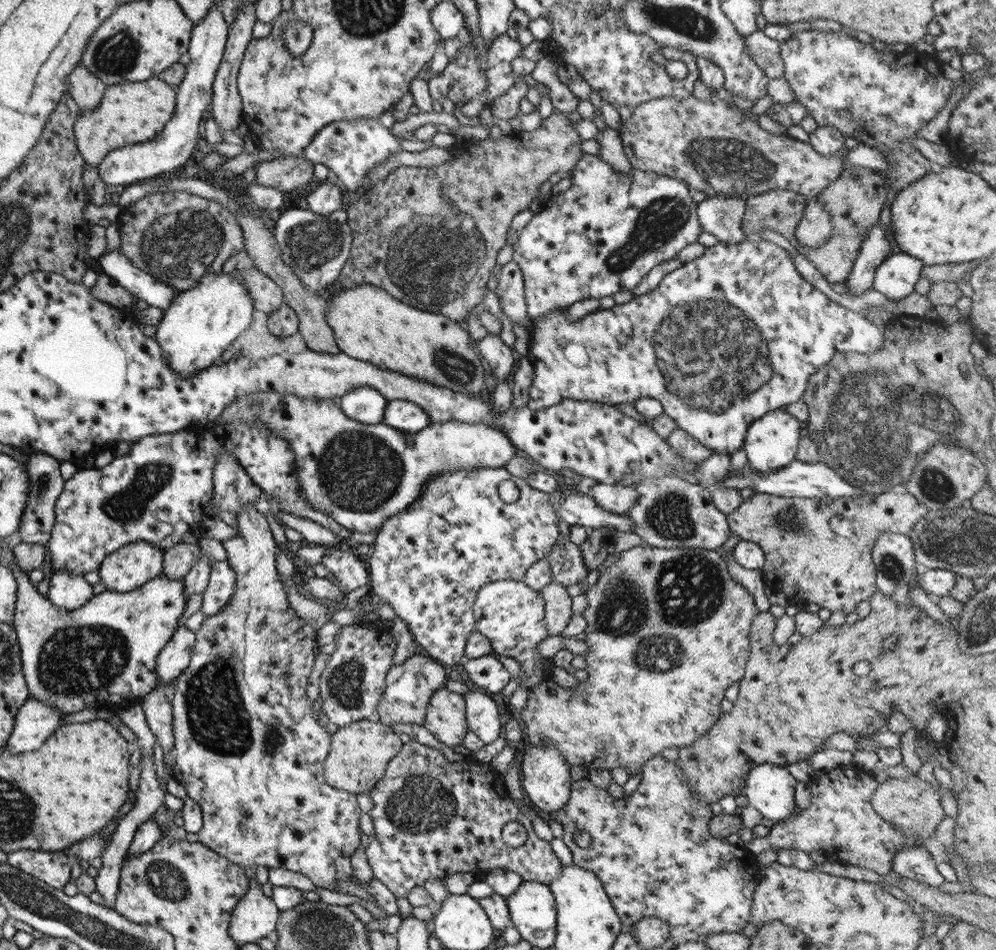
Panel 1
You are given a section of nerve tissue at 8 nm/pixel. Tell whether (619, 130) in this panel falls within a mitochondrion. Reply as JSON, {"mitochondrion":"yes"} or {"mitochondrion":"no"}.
{"mitochondrion":"no"}

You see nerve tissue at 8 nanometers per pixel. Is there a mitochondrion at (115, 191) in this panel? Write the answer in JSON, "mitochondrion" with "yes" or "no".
{"mitochondrion":"no"}

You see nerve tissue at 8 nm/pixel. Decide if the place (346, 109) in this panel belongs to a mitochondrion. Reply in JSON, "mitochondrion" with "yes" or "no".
{"mitochondrion":"no"}

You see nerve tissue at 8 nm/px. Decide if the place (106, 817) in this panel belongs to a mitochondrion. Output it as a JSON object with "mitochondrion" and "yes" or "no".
{"mitochondrion":"no"}

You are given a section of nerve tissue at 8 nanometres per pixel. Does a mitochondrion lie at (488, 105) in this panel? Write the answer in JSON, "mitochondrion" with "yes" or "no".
{"mitochondrion":"no"}

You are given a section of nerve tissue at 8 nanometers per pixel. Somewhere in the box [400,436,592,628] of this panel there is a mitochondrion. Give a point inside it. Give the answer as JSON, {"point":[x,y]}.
{"point":[450,496]}

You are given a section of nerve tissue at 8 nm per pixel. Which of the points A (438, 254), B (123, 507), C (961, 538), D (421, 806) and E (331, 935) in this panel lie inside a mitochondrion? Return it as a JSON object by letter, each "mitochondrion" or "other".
{"A":"mitochondrion","B":"mitochondrion","C":"mitochondrion","D":"mitochondrion","E":"mitochondrion"}

